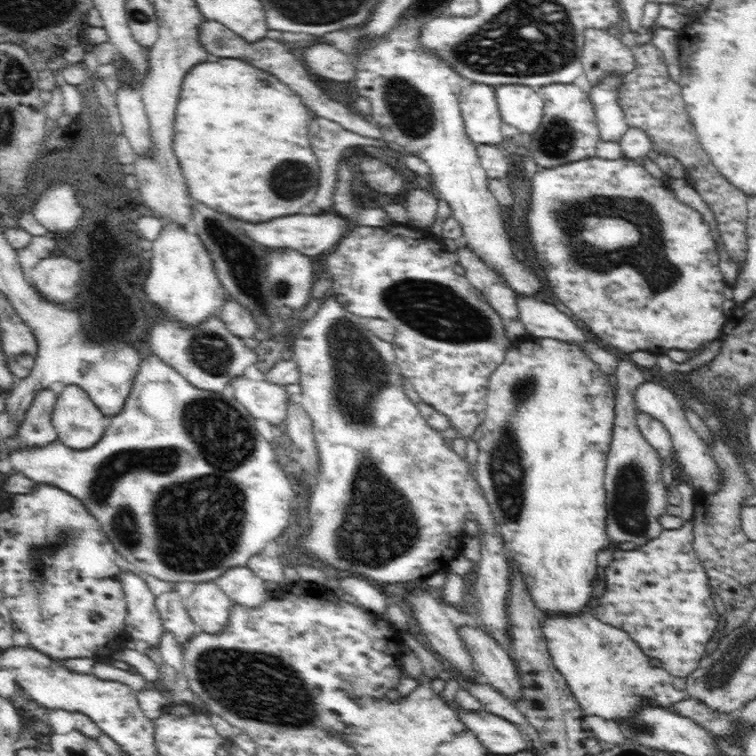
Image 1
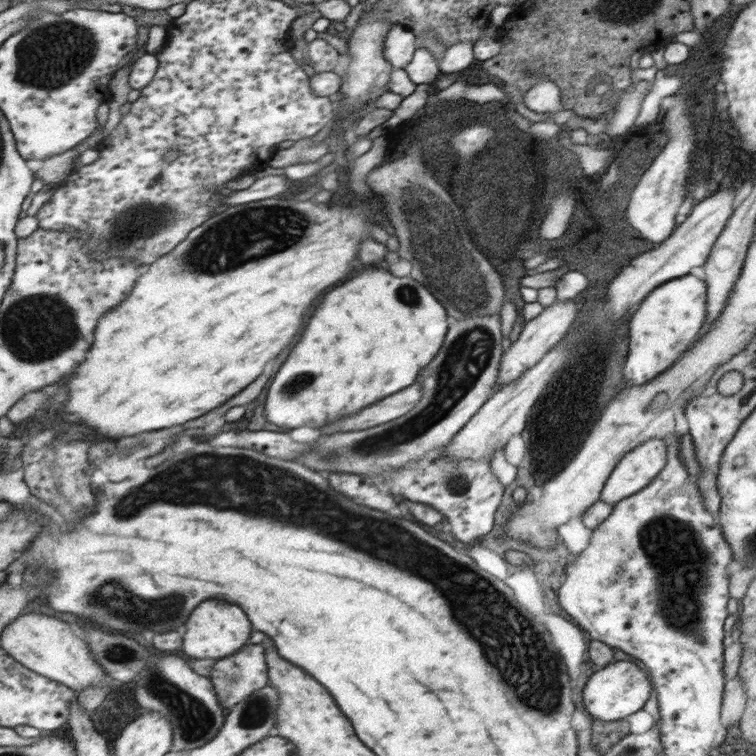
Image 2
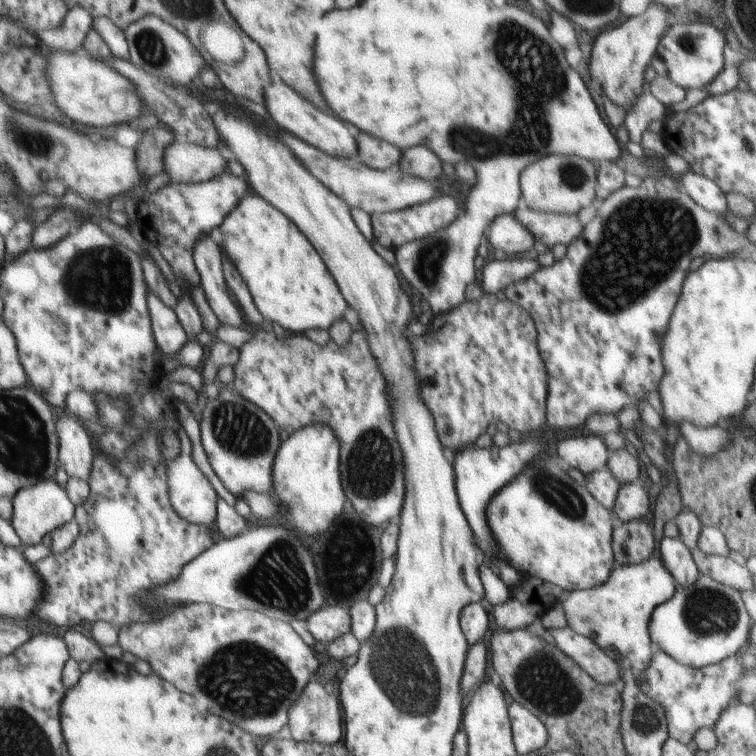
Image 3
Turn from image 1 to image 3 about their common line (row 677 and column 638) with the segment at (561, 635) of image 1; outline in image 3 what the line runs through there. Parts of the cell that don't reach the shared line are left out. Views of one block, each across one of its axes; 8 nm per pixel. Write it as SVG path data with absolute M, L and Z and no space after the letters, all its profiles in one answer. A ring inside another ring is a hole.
M652 556L642 564L624 564L624 566L614 567L604 584L586 590L571 591L570 595L561 601L568 627L576 634L592 640L602 650L609 651L619 658L629 658L629 664L637 671L649 665L654 656L655 649L648 634L650 616L657 606L674 596L677 587L678 584L672 578L672 574L666 570L662 559Z

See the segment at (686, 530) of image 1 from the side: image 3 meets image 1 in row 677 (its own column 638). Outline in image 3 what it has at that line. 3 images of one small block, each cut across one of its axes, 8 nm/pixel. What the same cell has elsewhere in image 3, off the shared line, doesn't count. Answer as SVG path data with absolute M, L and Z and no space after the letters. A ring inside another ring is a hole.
M655 649L654 656L650 664L635 671L635 675L640 672L644 676L644 680L640 682L638 680L638 686L652 698L656 700L666 714L667 728L669 736L682 744L690 747L692 744L692 738L694 738L694 732L700 728L714 729L722 710L726 710L726 706L733 703L738 703L738 688L736 688L736 680L744 676L743 663L738 660L740 655L734 654L721 660L719 663L704 666L704 668L692 668L691 666L684 666L684 664L678 664L677 660L670 658L666 652Z

